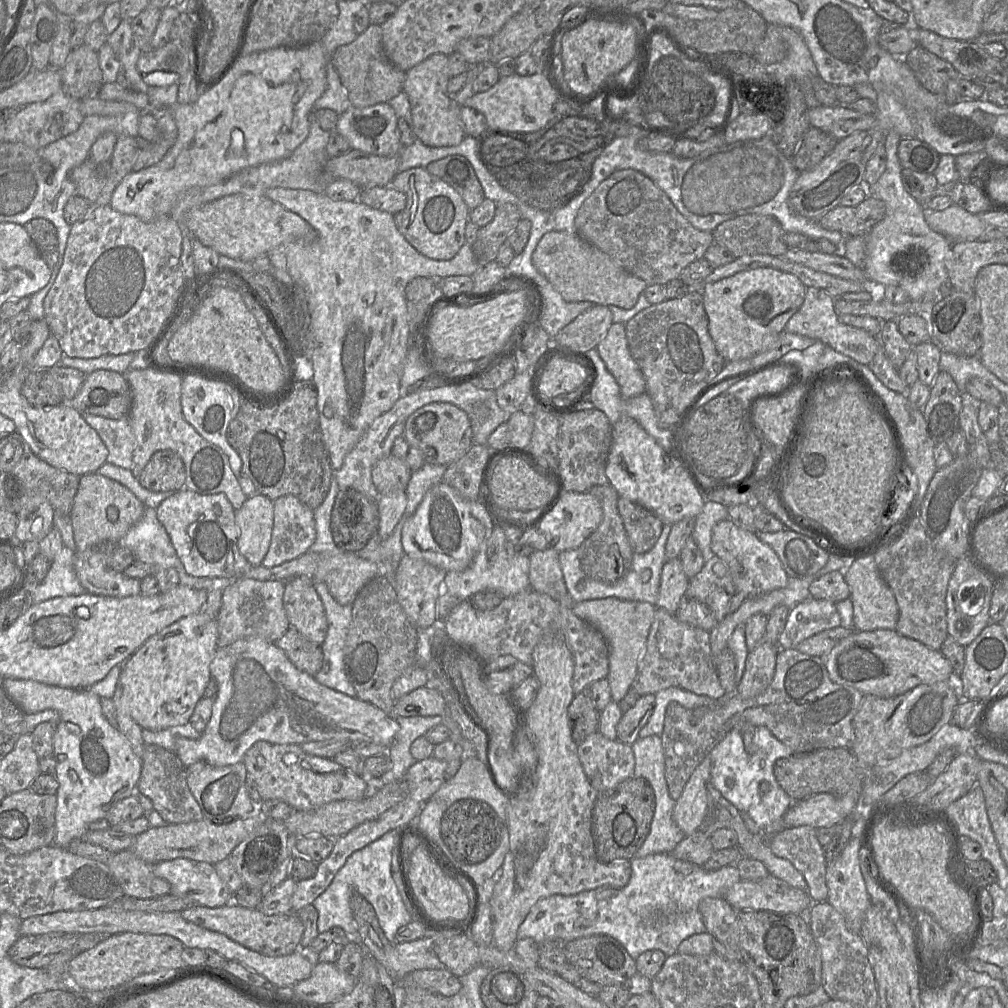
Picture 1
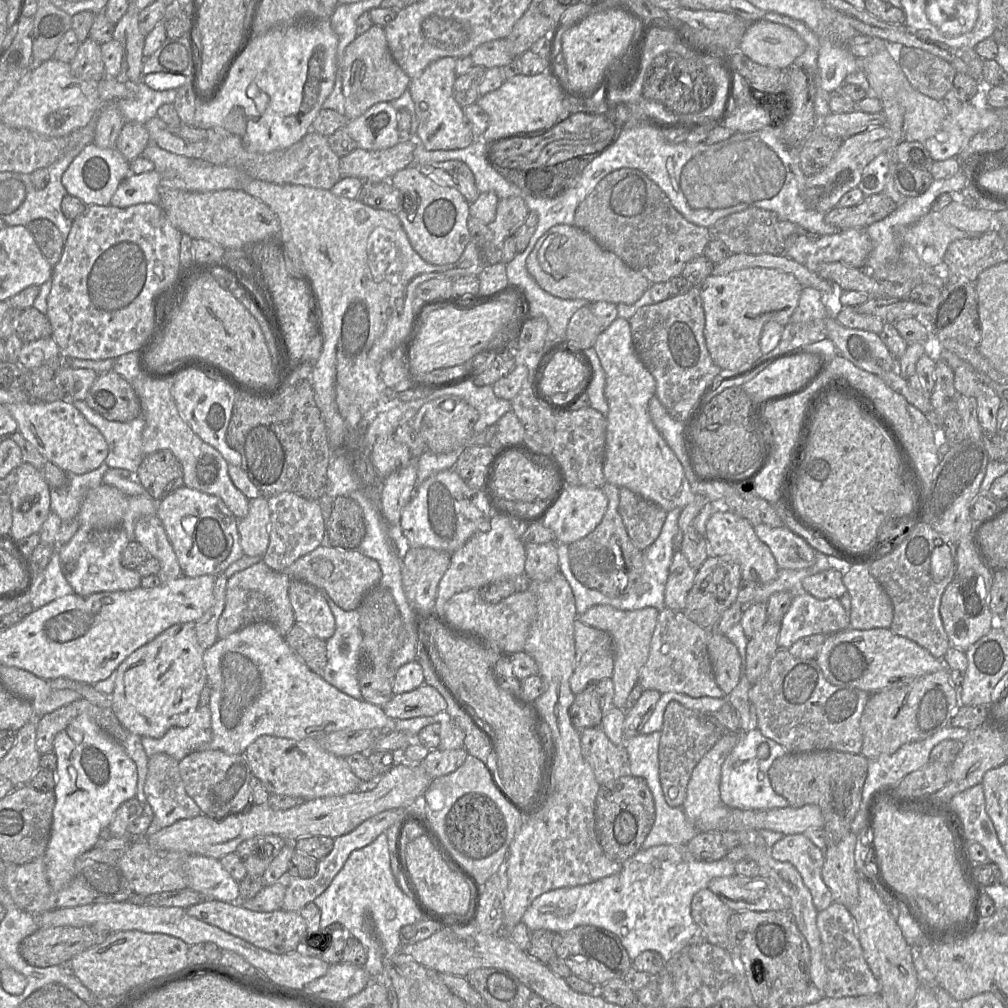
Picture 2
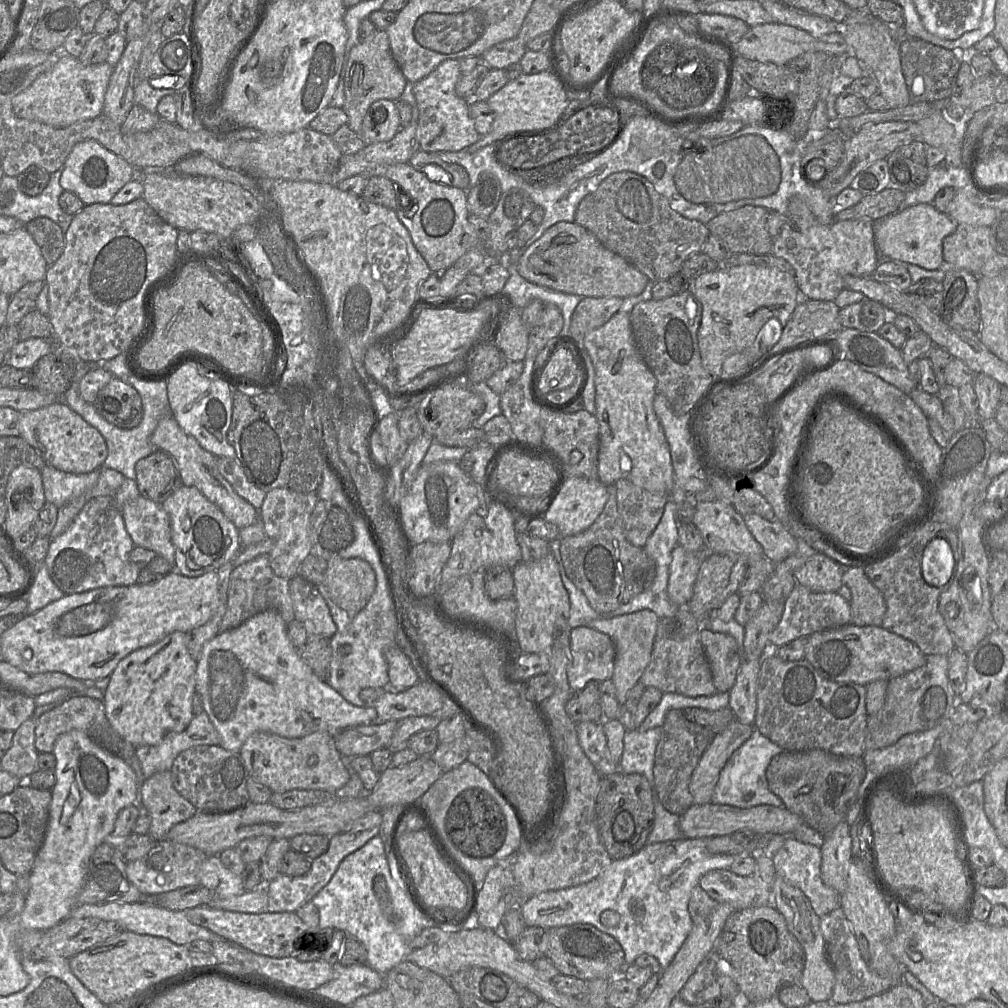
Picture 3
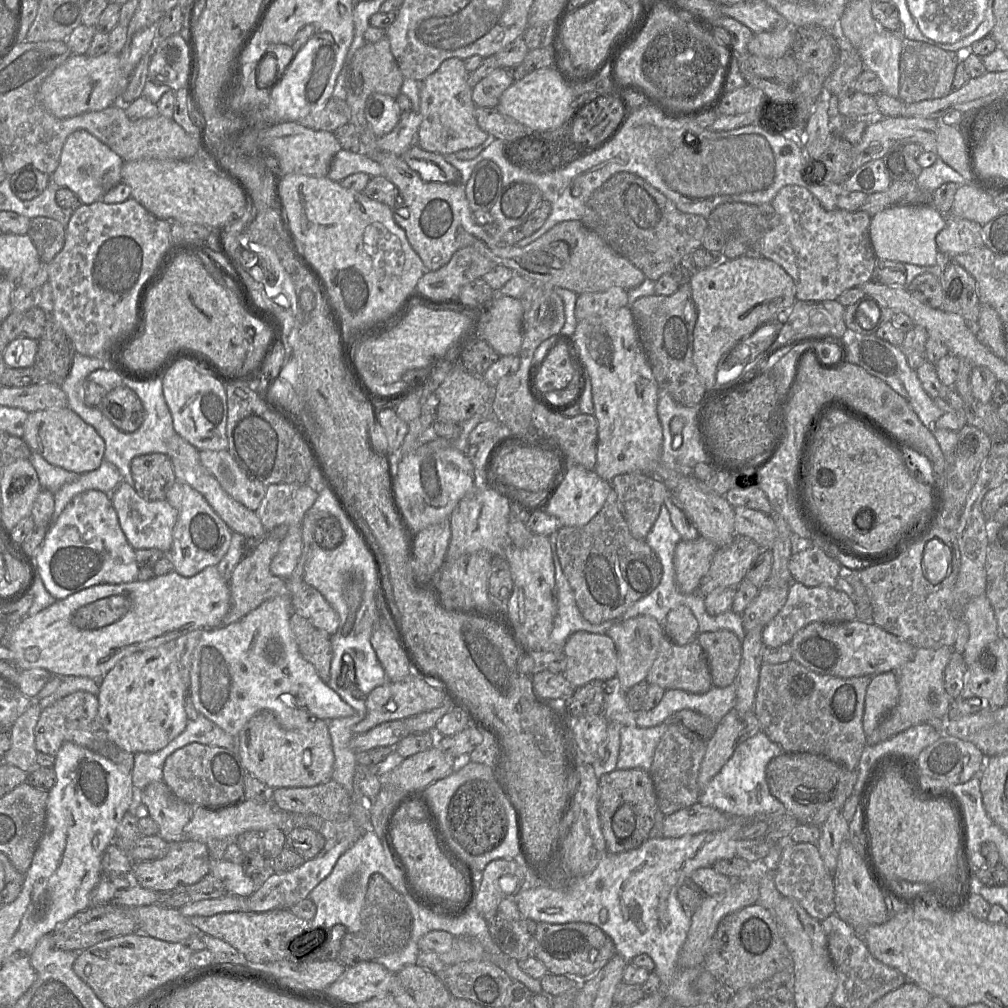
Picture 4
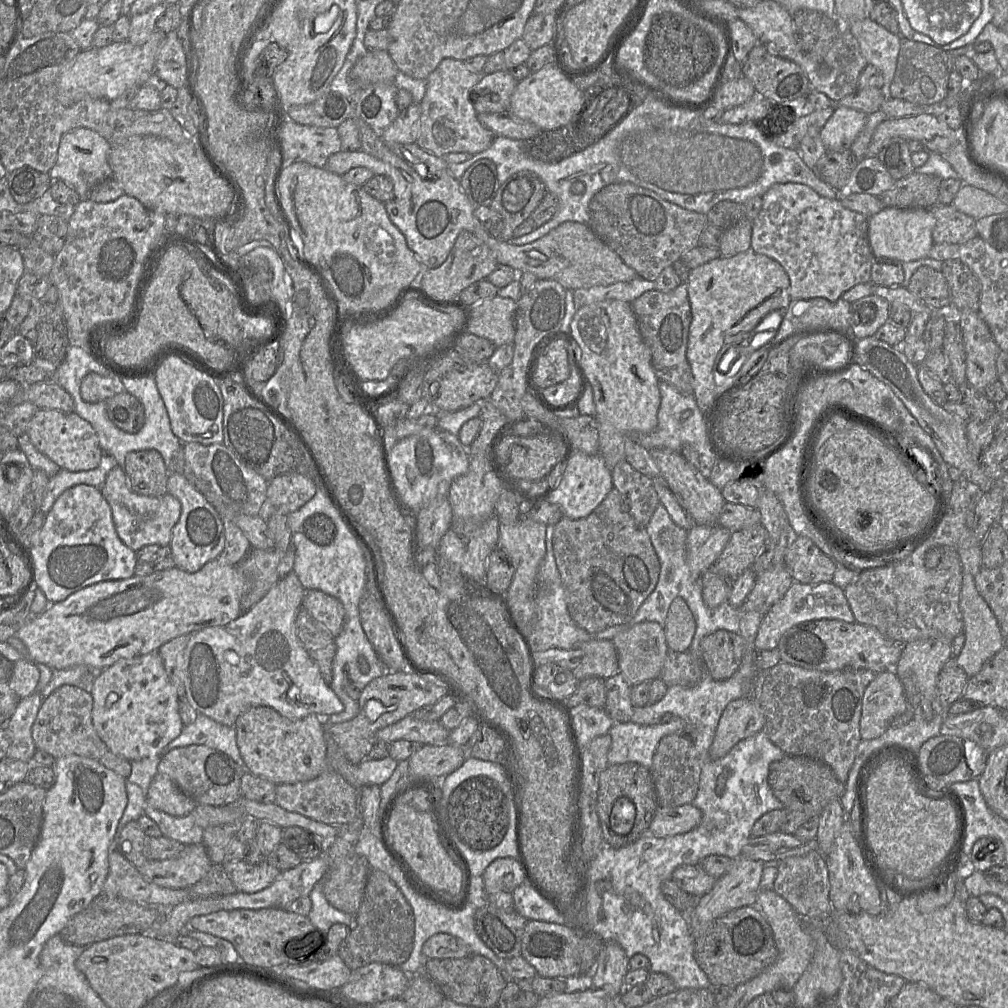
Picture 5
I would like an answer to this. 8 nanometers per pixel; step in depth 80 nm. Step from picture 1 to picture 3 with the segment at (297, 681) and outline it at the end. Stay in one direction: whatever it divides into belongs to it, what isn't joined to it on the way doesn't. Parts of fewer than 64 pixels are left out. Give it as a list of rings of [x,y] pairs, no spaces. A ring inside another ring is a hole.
[[[265,610],[260,612],[240,626],[218,633],[214,638],[206,642],[202,648],[201,654],[197,660],[196,670],[196,694],[201,698],[204,711],[207,713],[210,721],[218,731],[221,741],[220,746],[229,751],[239,752],[243,743],[248,737],[257,732],[273,733],[285,738],[300,738],[317,731],[327,731],[336,733],[343,729],[373,724],[377,718],[377,711],[372,706],[358,707],[349,703],[336,690],[325,682],[321,681],[310,668],[310,666],[301,658],[298,651],[288,637],[287,625],[281,615],[276,610]]]

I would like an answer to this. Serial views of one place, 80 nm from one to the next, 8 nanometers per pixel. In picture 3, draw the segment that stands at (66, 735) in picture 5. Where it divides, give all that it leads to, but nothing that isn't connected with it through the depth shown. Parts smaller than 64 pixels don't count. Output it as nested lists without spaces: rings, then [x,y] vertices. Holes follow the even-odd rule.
[[[74,695],[61,705],[43,713],[36,721],[35,748],[38,753],[52,753],[56,739],[64,733],[80,730],[100,748],[126,762],[135,755],[136,748],[124,740],[111,726],[103,702],[87,695]]]

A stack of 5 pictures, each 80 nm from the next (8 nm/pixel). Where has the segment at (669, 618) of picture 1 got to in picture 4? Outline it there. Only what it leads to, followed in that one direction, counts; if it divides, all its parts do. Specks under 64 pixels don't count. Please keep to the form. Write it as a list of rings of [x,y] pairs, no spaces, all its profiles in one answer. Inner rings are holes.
[[[665,633],[645,681],[648,684],[656,684],[664,690],[680,689],[693,694],[707,693],[713,687],[709,664],[698,641],[694,640],[680,646],[672,642]]]

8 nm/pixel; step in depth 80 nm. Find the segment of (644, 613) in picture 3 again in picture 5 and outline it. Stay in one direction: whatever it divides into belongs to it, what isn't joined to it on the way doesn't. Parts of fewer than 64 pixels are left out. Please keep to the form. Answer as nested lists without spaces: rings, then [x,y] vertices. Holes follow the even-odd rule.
[[[644,621],[616,635],[613,643],[617,652],[619,672],[630,686],[659,678],[669,651],[664,626],[657,622]]]

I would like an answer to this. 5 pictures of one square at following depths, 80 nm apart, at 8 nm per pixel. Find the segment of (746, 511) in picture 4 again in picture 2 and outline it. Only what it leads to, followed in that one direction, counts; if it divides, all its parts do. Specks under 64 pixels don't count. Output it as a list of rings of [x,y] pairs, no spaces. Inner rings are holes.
[[[759,524],[753,528],[757,537],[770,548],[779,569],[799,570],[815,563],[817,551],[787,527]]]

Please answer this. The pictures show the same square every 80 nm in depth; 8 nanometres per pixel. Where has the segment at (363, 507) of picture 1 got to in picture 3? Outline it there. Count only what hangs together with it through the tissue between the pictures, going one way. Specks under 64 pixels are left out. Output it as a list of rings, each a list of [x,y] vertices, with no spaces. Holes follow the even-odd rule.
[[[332,506],[319,534],[319,544],[327,551],[338,552],[354,540],[354,532],[347,513]]]

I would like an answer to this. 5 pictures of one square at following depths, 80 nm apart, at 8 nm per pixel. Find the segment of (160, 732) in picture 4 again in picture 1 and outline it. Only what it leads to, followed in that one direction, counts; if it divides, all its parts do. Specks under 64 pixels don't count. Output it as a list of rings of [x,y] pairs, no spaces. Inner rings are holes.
[[[200,611],[179,619],[151,636],[123,663],[118,680],[123,688],[122,697],[128,704],[132,719],[142,729],[159,731],[188,723],[211,679],[210,664],[218,649],[217,641],[217,620],[210,618],[205,611]]]

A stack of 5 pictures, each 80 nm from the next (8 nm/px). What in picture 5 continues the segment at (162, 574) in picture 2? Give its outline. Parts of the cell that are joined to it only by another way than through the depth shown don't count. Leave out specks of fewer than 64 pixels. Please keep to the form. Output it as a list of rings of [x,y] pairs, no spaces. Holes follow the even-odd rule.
[[[119,465],[109,471],[104,484],[99,488],[111,507],[116,532],[127,547],[136,552],[152,544],[170,546],[172,529],[181,513],[181,504],[177,498],[169,493],[155,497],[135,493],[129,487],[128,478]]]

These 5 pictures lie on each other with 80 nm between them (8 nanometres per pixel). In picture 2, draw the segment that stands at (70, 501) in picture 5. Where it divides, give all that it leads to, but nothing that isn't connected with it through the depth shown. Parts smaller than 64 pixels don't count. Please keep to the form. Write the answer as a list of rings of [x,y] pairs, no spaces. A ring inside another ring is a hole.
[[[81,528],[59,548],[60,567],[75,594],[88,596],[99,592],[129,591],[140,587],[141,576],[135,569],[122,566],[122,552],[130,542],[121,528],[94,530]]]

